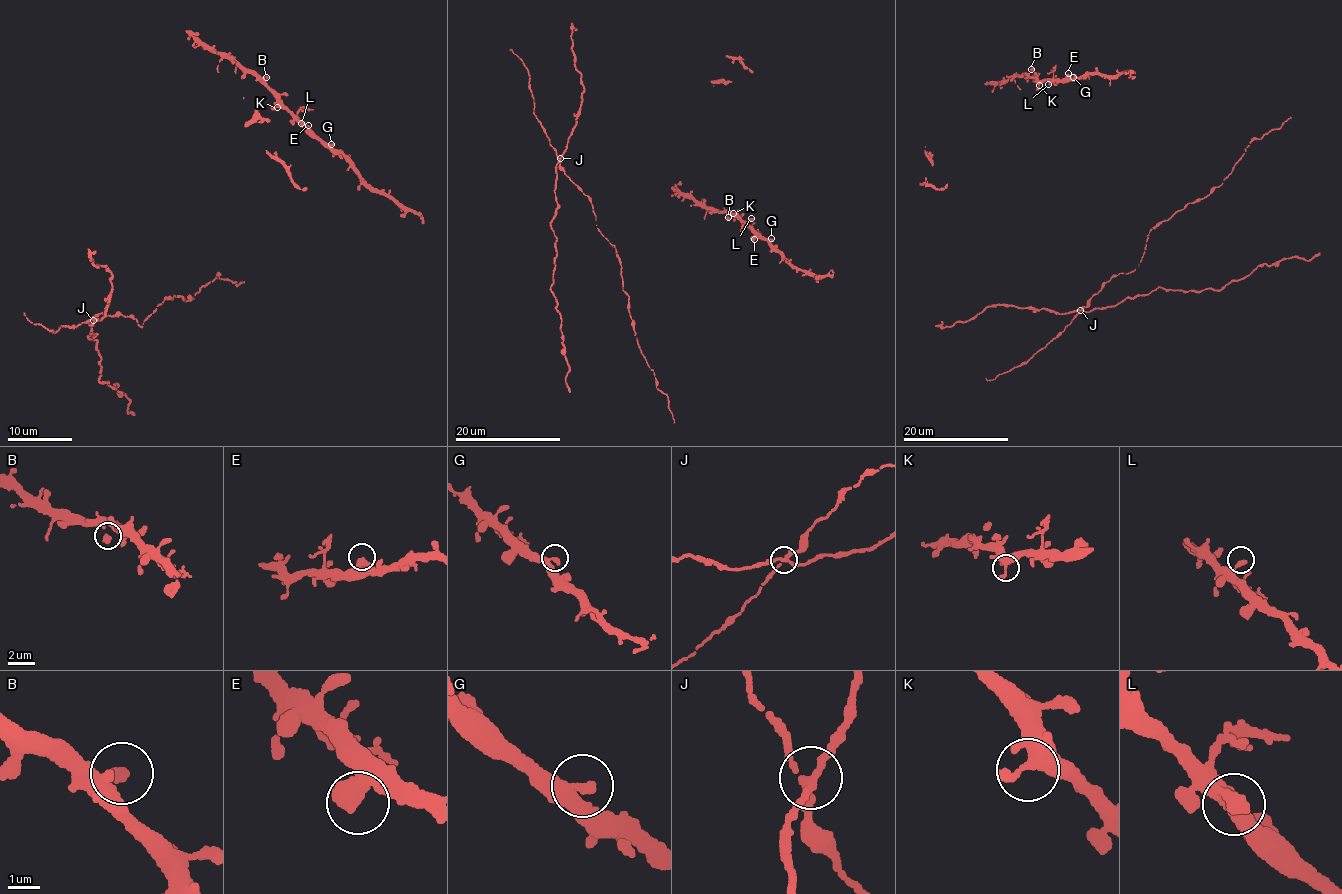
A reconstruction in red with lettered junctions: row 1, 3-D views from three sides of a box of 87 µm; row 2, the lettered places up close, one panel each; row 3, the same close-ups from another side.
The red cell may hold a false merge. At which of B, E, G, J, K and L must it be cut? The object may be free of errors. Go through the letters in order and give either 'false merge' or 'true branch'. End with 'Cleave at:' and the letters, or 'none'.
B: true branch
E: true branch
G: true branch
J: false merge
K: true branch
L: true branch
Cleave at: J

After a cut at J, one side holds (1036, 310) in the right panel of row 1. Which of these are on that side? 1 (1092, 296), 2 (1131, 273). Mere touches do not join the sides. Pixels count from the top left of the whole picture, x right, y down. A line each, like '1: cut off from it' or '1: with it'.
1: cut off from it
2: cut off from it

